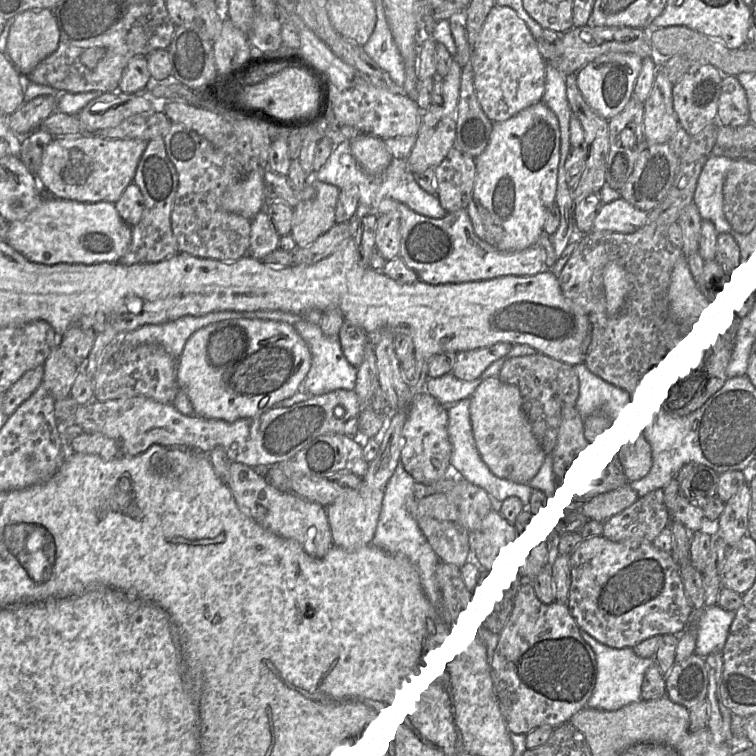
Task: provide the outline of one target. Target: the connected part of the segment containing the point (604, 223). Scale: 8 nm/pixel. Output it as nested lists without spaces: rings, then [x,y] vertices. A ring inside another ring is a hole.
[[[620,198],[603,205],[594,221],[593,231],[631,234],[647,223],[648,214]]]

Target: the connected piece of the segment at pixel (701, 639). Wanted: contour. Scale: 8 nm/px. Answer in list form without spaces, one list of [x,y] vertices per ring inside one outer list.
[[[718,605],[694,610],[690,620],[695,623],[696,646],[694,653],[705,658],[712,652],[722,652],[736,611]]]

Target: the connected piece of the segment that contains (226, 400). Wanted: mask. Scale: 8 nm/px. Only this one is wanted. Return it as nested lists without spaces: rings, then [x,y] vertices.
[[[229,319],[207,325],[192,334],[184,345],[177,361],[176,378],[179,390],[183,391],[192,403],[195,415],[208,419],[220,419],[234,422],[239,418],[257,416],[282,400],[293,396],[301,387],[301,383],[311,367],[311,352],[307,343],[302,339],[294,326],[274,320],[263,319]]]

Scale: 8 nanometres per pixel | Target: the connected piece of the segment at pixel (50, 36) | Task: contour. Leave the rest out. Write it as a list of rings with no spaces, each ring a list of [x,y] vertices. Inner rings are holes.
[[[51,9],[26,10],[11,20],[5,54],[22,75],[28,75],[57,49],[59,36]]]

